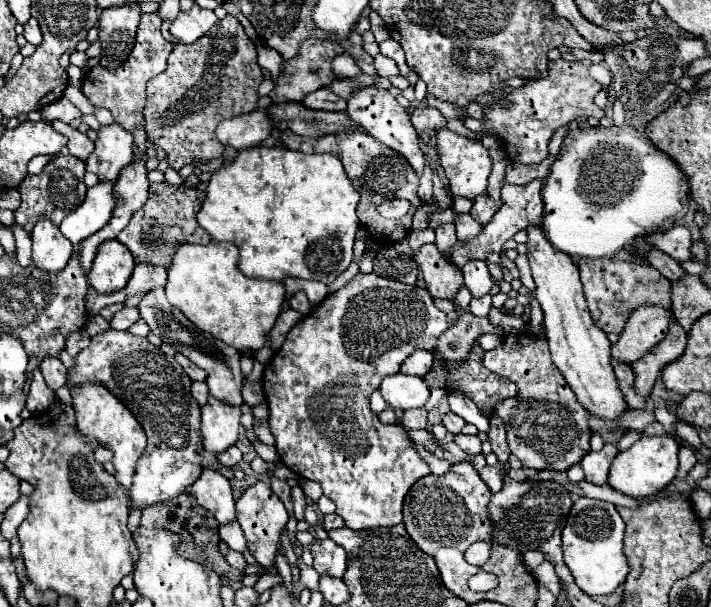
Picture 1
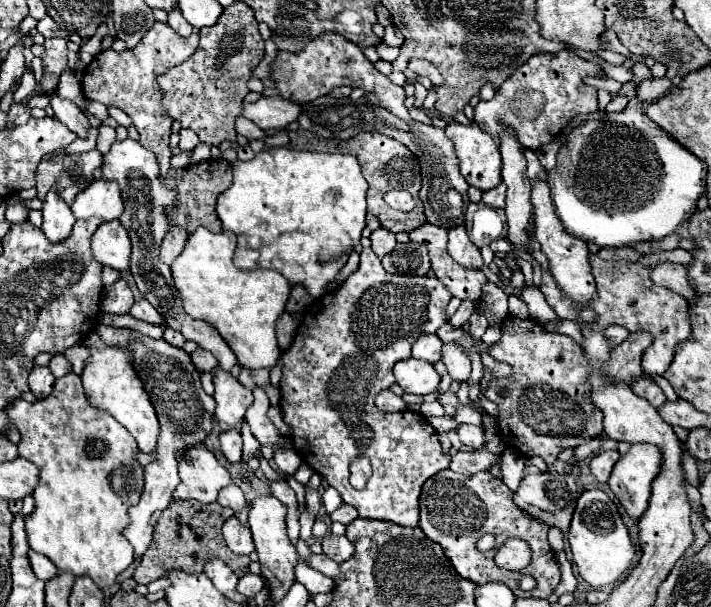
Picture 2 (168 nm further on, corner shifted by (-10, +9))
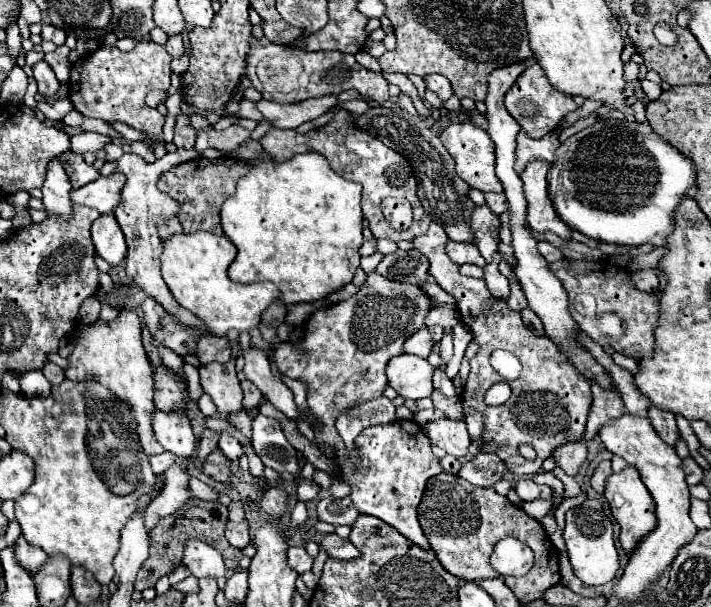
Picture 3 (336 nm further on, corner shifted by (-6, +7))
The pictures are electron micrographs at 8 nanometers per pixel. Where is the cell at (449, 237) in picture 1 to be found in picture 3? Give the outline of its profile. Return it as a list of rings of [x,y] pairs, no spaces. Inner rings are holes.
[[[449,241],[447,243],[447,255],[453,263],[463,265],[463,263],[473,263],[479,267],[485,267],[485,259],[481,257],[479,249],[473,243],[459,243],[459,241]]]

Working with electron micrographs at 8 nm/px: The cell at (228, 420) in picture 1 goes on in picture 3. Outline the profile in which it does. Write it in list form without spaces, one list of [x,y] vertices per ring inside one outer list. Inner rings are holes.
[[[231,359],[227,365],[207,363],[199,367],[201,387],[207,395],[211,395],[223,417],[237,413],[243,409],[243,393],[235,373],[235,361]]]

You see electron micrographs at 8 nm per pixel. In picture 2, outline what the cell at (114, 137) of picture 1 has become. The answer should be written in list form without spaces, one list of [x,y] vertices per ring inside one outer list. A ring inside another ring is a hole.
[[[125,139],[125,141],[115,141],[109,149],[109,153],[103,159],[103,179],[115,179],[121,187],[121,195],[125,201],[125,211],[119,217],[121,225],[127,229],[131,243],[133,243],[133,253],[131,253],[131,275],[133,281],[137,285],[137,289],[141,291],[141,295],[153,303],[153,307],[163,315],[163,319],[167,321],[167,325],[179,333],[183,333],[183,337],[187,341],[195,341],[199,347],[211,351],[219,365],[229,371],[233,365],[237,365],[235,355],[231,351],[231,347],[225,343],[225,339],[215,331],[213,325],[209,325],[207,321],[199,321],[193,319],[191,315],[185,313],[179,293],[175,291],[173,285],[173,277],[169,271],[169,265],[165,265],[159,259],[159,247],[161,241],[167,233],[167,229],[171,227],[171,219],[169,219],[169,209],[175,205],[175,191],[167,189],[161,181],[159,181],[159,165],[155,161],[155,155],[145,149],[139,141],[133,139]]]

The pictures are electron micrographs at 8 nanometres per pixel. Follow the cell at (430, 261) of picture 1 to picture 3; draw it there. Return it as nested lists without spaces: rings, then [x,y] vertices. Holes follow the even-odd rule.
[[[431,223],[425,235],[413,239],[413,247],[429,259],[429,273],[435,277],[441,289],[455,297],[463,323],[469,325],[469,329],[473,331],[473,341],[479,343],[479,351],[471,359],[471,373],[461,397],[465,411],[469,407],[475,407],[485,415],[485,445],[481,447],[481,451],[499,455],[507,469],[515,475],[539,473],[543,461],[559,445],[569,441],[581,441],[585,437],[585,421],[591,407],[589,379],[569,361],[565,351],[559,349],[549,337],[537,337],[531,329],[527,329],[519,313],[511,311],[505,301],[495,299],[485,287],[483,279],[463,277],[459,273],[459,267],[447,257],[445,243],[447,235],[443,233],[443,227],[437,223]],[[493,349],[511,351],[523,367],[519,379],[507,381],[513,395],[501,407],[487,407],[483,401],[483,395],[491,385],[505,381],[489,363],[489,353]],[[519,445],[531,445],[537,451],[537,457],[533,461],[521,457]]]

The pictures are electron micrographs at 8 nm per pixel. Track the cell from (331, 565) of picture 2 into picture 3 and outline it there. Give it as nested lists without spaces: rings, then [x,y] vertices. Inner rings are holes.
[[[289,547],[287,549],[287,561],[299,575],[307,573],[313,567],[313,557],[309,557],[305,547]]]

